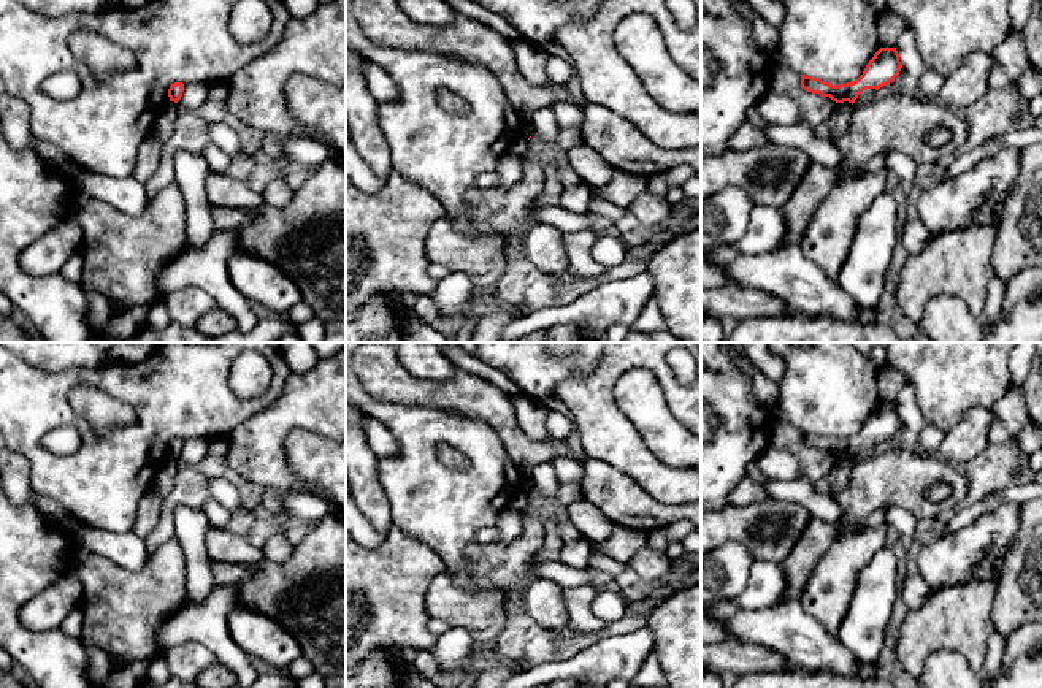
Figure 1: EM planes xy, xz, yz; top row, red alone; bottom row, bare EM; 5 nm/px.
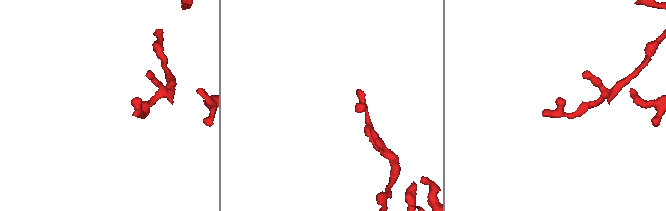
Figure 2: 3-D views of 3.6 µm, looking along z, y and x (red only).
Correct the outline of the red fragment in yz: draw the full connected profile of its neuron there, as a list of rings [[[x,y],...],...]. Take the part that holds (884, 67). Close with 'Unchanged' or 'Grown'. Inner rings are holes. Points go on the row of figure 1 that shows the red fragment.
[[[880,48],[856,81],[833,86],[818,78],[801,75],[801,89],[820,94],[822,97],[829,97],[836,103],[849,101],[853,105],[863,90],[879,90],[893,82],[901,68],[902,65],[896,48]]]. Unchanged

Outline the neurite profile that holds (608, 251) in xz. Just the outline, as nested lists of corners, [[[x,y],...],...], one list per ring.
[[[601,236],[592,247],[592,255],[606,268],[620,265],[625,260],[626,244],[622,239]]]

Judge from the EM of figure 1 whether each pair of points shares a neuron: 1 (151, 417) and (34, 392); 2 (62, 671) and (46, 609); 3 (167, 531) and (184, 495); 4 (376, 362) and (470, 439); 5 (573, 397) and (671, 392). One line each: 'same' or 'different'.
1: same
2: different
3: same
4: different
5: same

